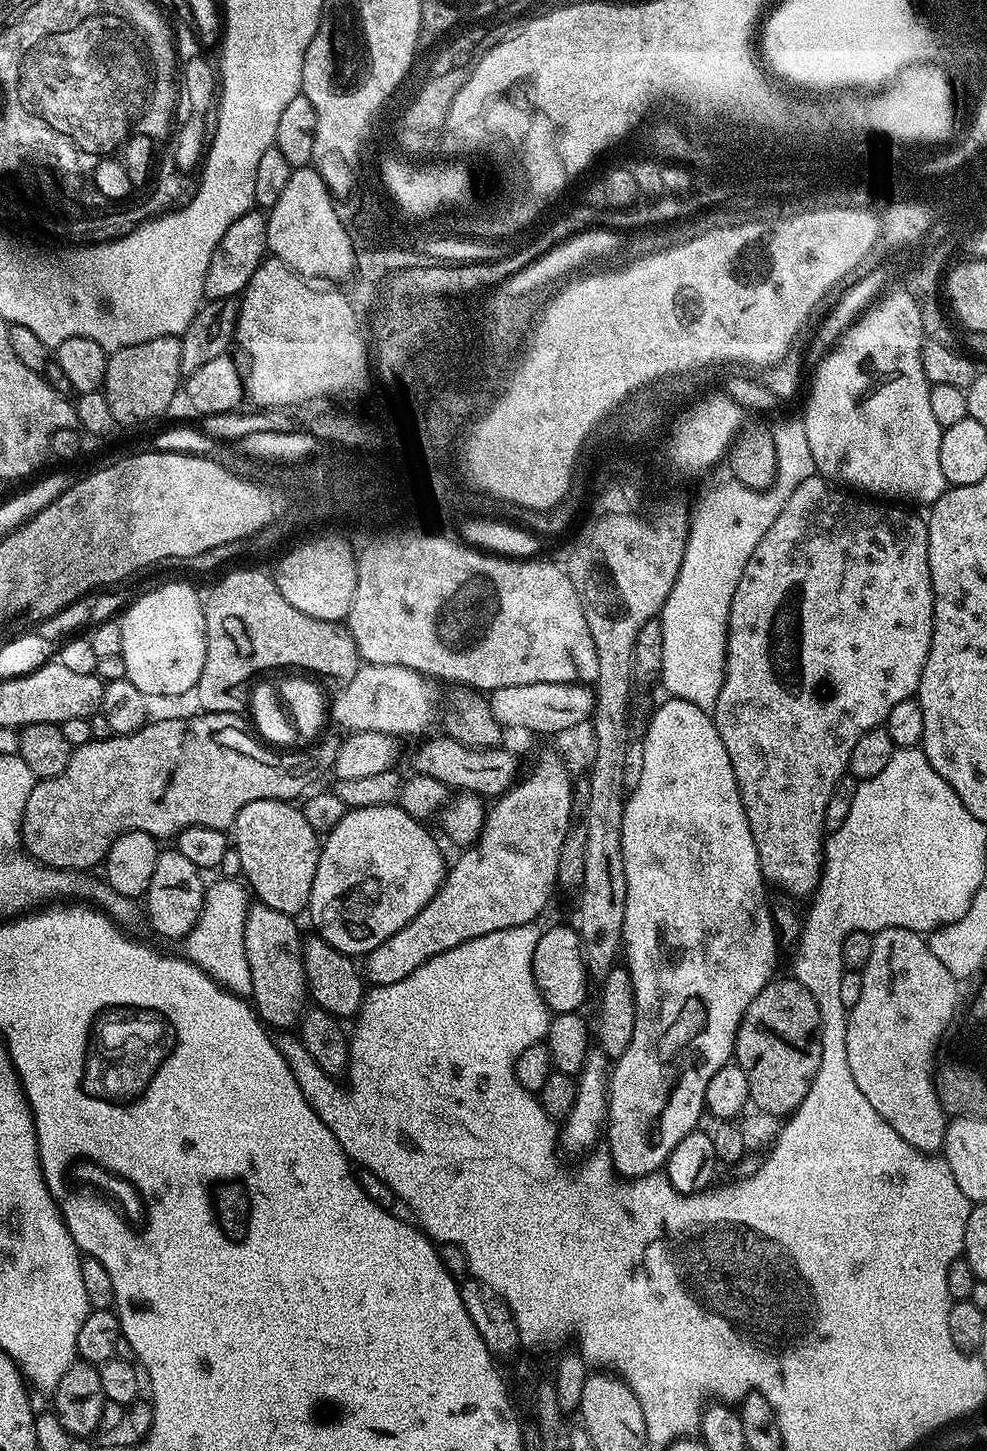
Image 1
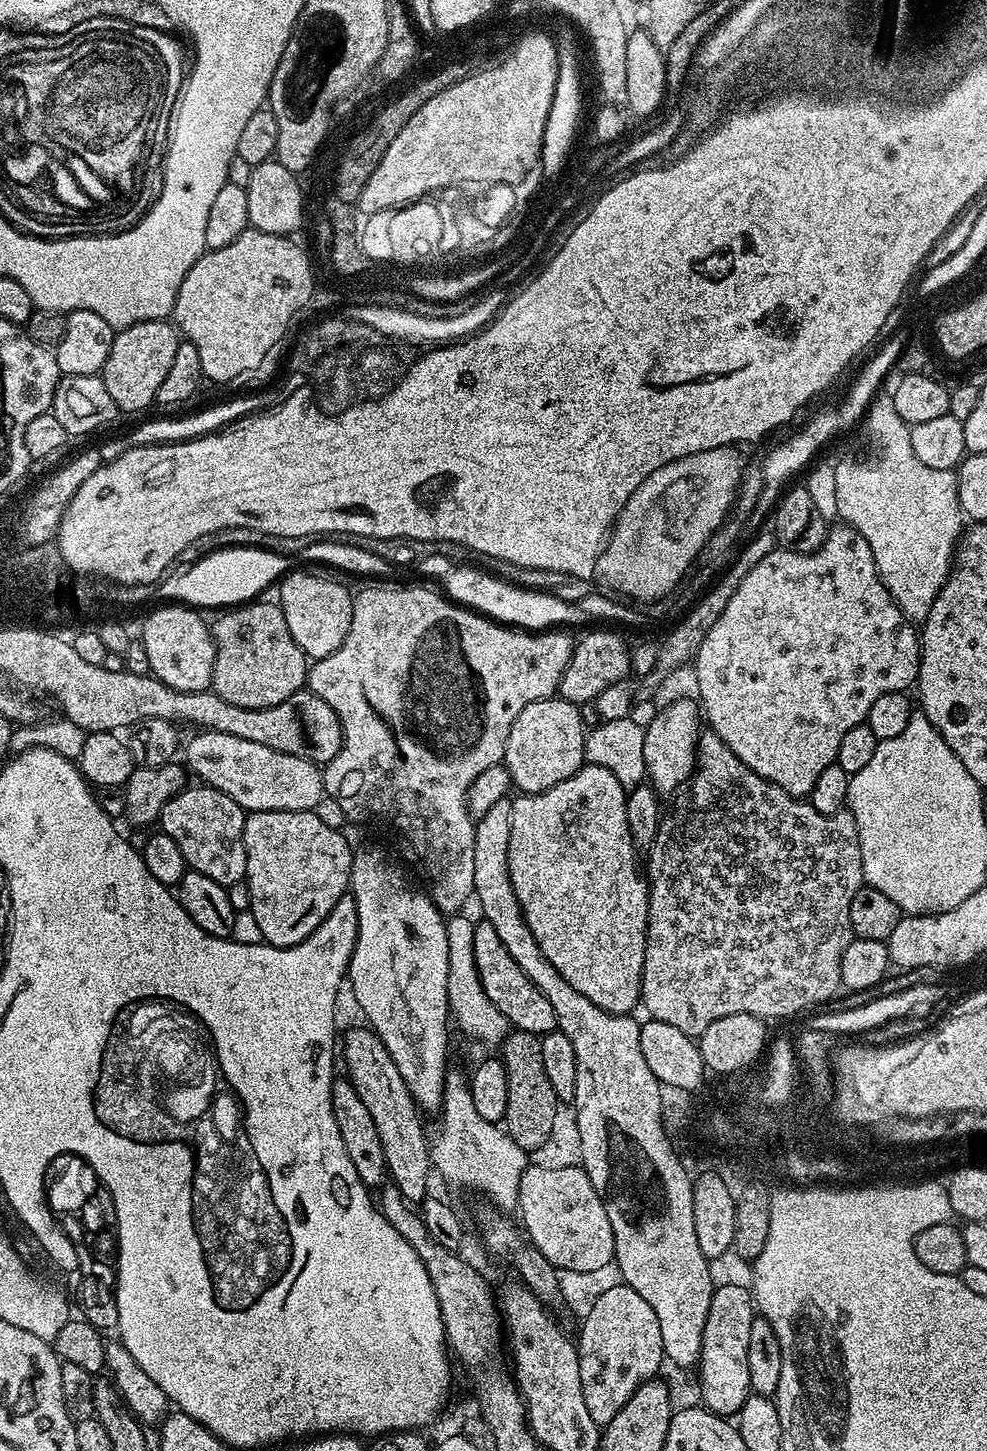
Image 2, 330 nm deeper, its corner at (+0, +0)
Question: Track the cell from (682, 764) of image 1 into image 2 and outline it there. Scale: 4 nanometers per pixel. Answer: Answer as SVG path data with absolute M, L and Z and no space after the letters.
M674 701L661 707L654 720L644 729L643 757L647 772L646 780L657 793L675 793L692 779L692 773L696 771L696 744L702 731L701 716L697 701Z

